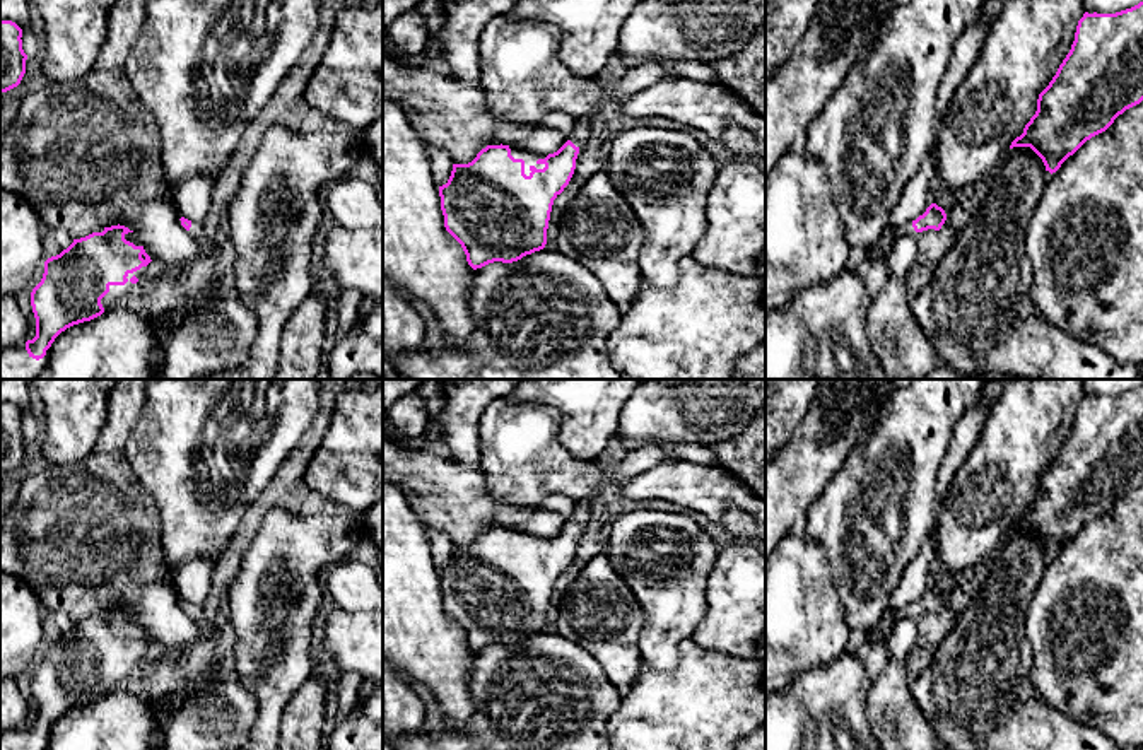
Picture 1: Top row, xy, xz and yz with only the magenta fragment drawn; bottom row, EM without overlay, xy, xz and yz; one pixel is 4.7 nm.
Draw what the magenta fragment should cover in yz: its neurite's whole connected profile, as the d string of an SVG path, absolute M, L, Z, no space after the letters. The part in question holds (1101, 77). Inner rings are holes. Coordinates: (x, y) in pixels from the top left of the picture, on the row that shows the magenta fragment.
M1143 2L1078 21L1075 41L1013 147L1030 147L1056 173L1087 140L1143 101Z

